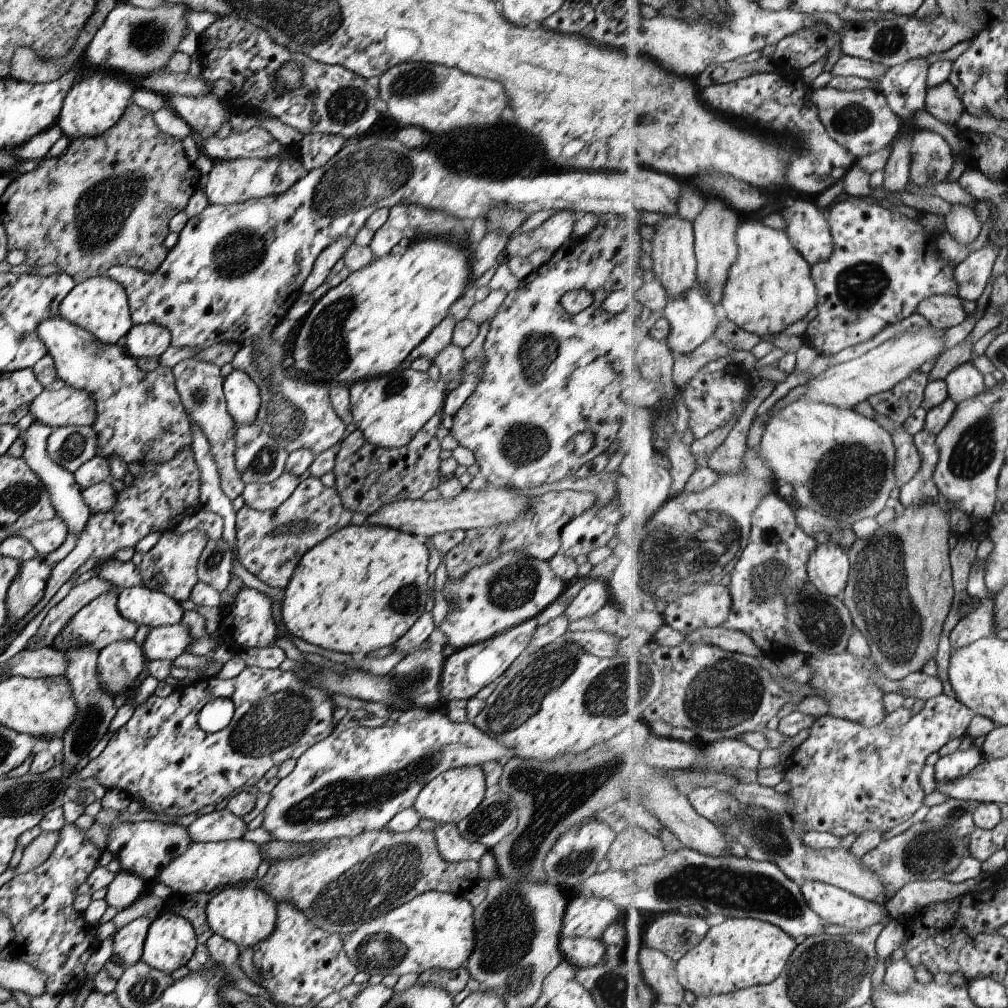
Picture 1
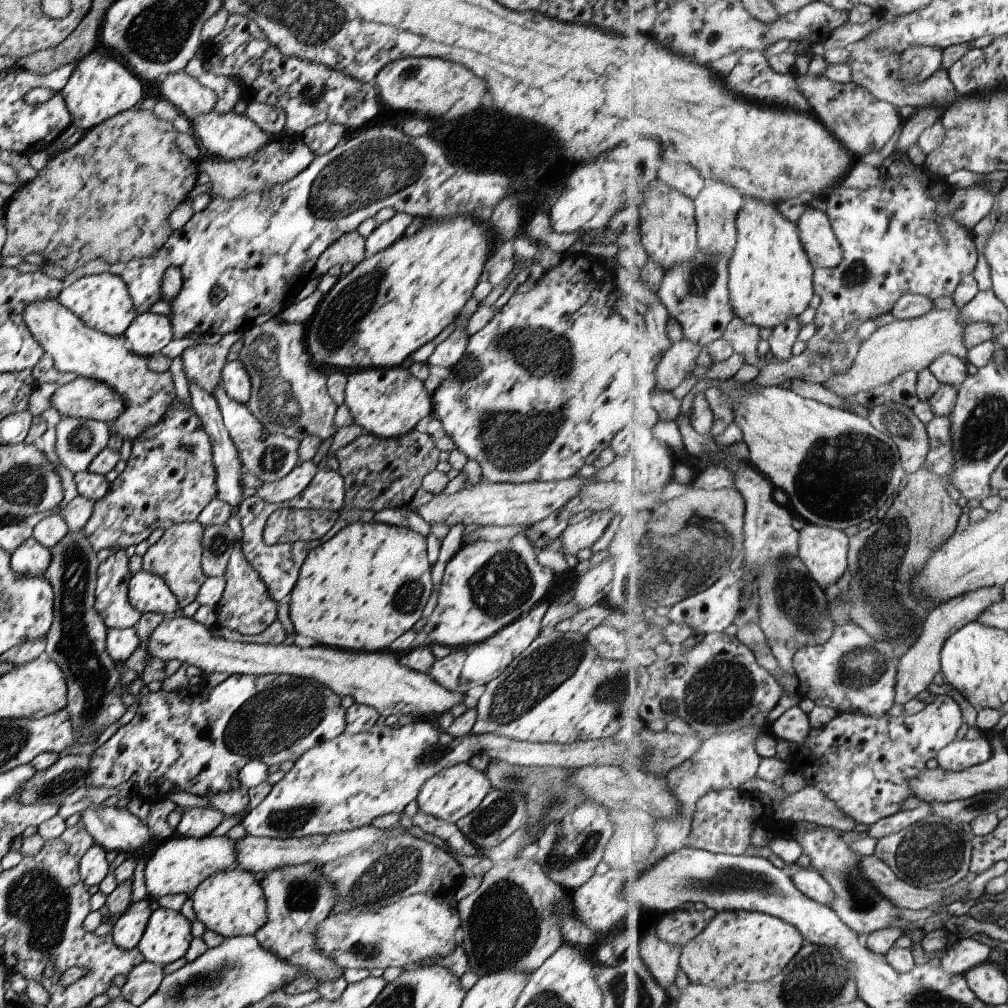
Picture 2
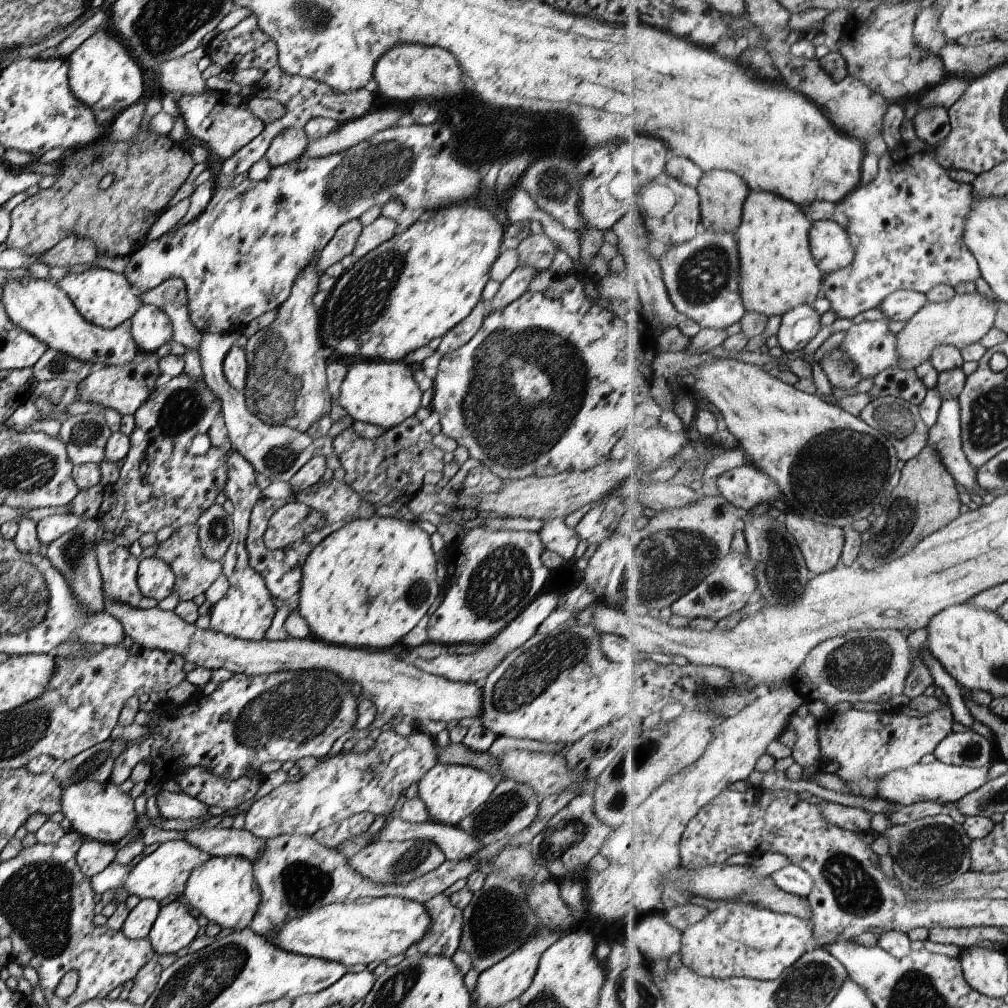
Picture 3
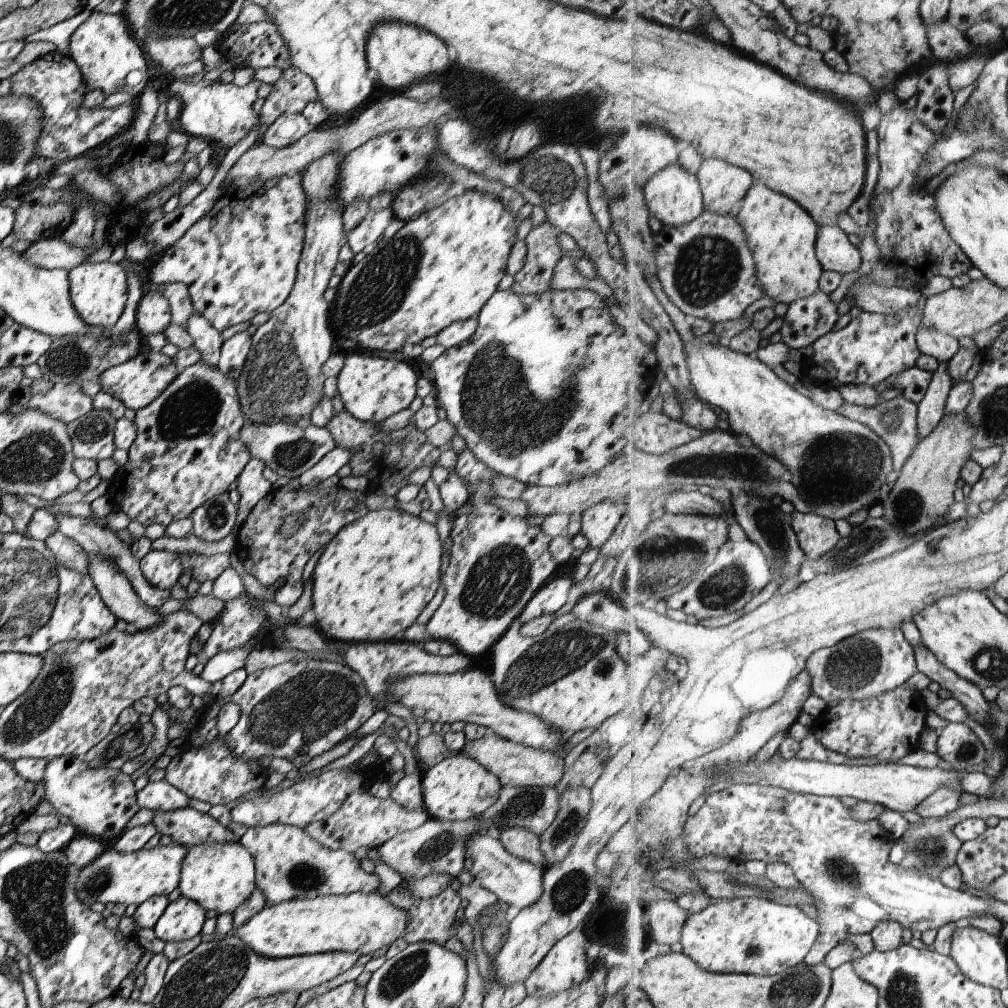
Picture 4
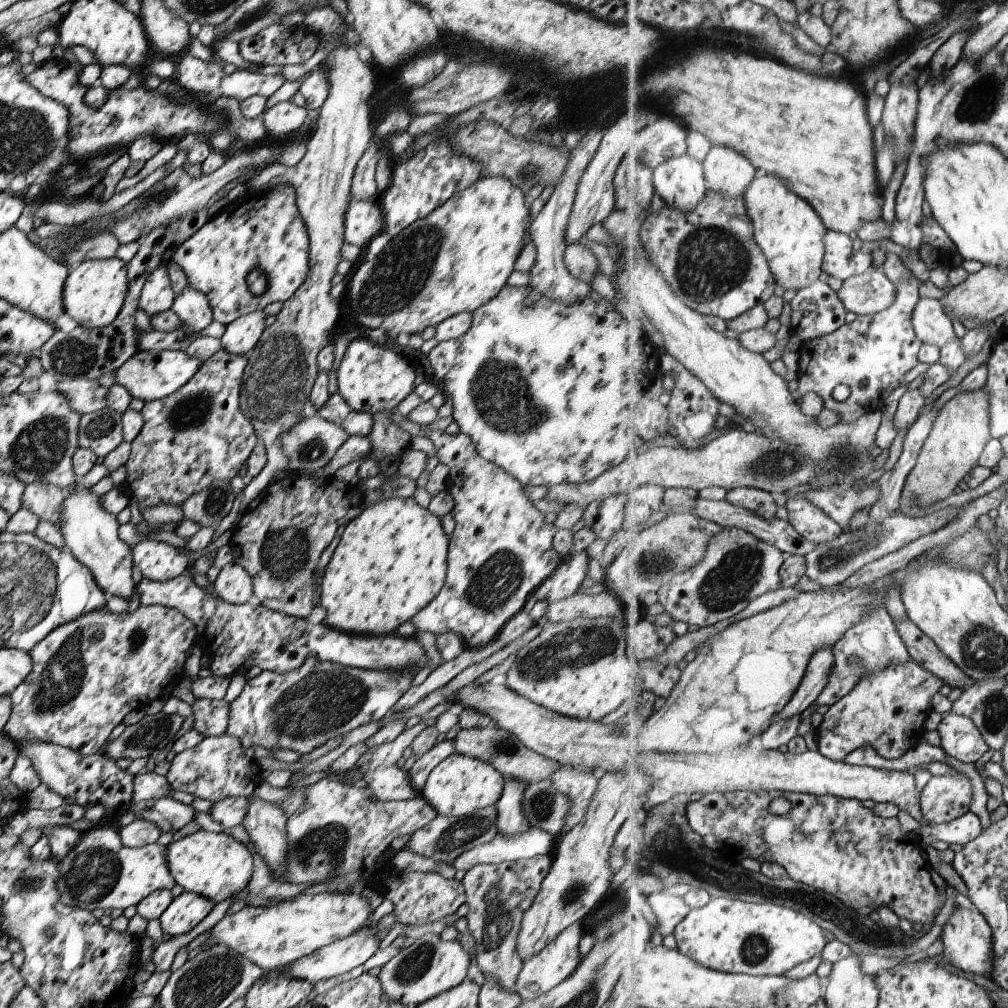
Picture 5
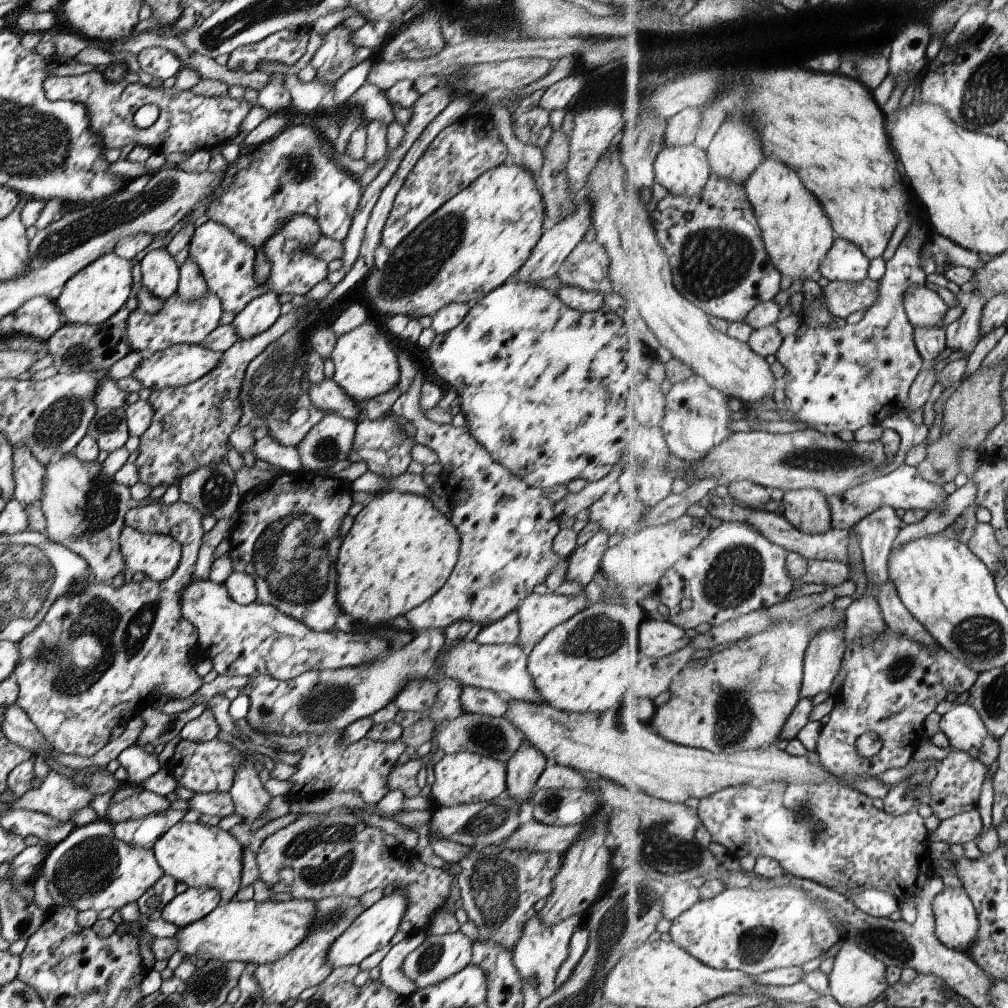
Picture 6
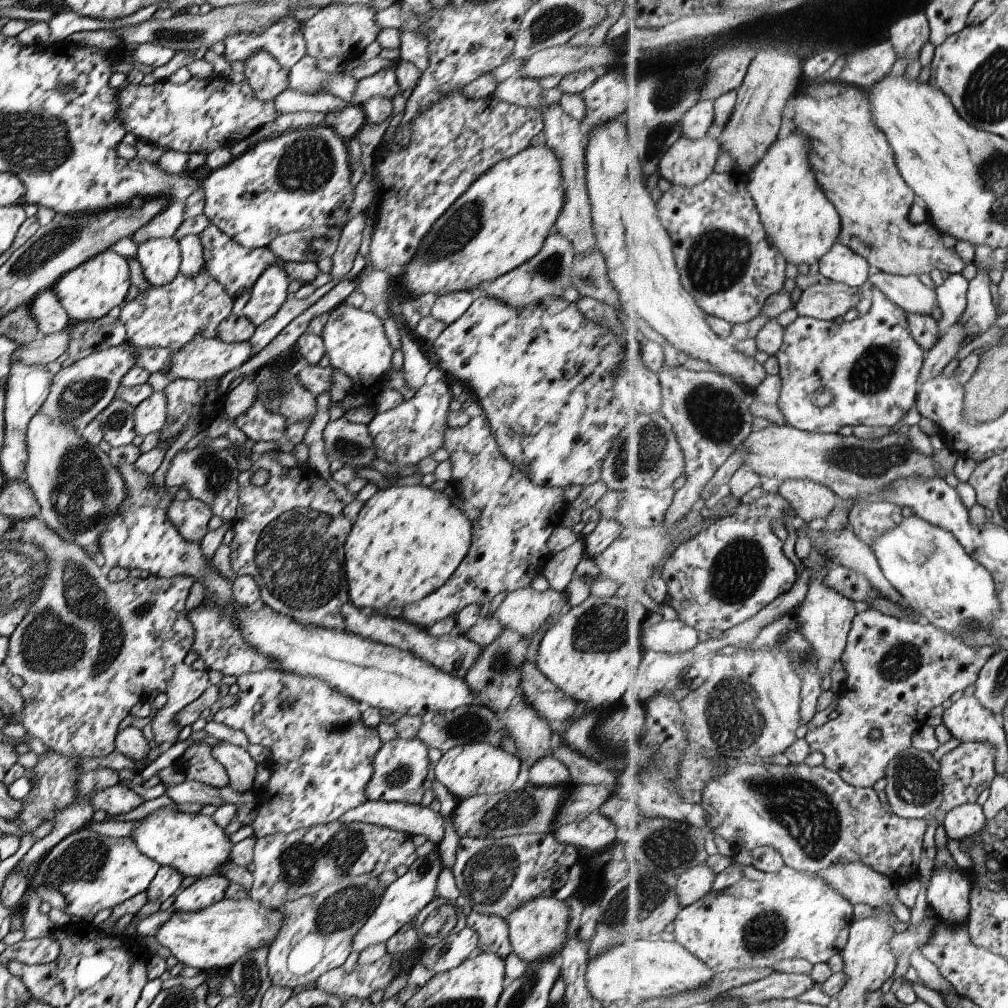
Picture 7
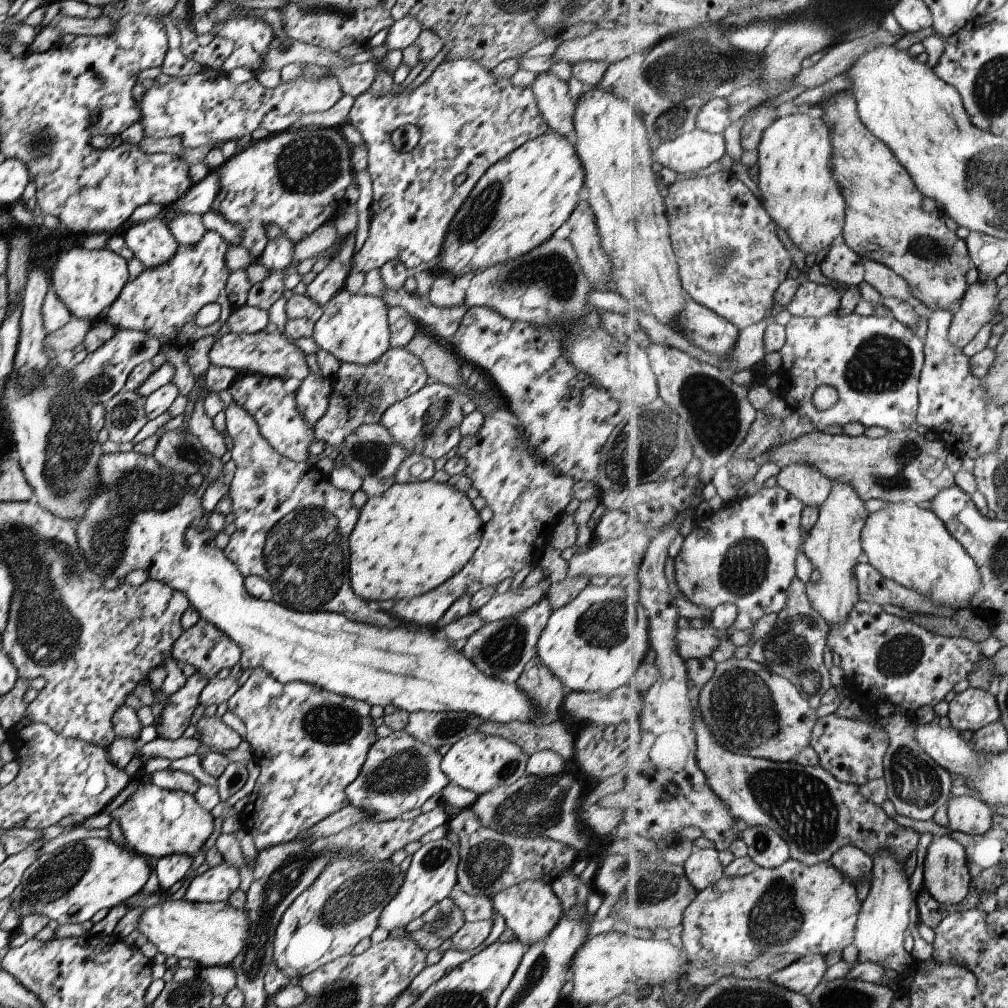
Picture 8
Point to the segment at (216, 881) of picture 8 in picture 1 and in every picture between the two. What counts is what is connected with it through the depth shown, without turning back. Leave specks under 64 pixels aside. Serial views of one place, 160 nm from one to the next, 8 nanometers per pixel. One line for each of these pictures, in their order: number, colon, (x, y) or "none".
1: (170, 939)
2: (167, 933)
3: (174, 927)
4: (182, 919)
5: (186, 910)
6: (194, 903)
7: (203, 892)

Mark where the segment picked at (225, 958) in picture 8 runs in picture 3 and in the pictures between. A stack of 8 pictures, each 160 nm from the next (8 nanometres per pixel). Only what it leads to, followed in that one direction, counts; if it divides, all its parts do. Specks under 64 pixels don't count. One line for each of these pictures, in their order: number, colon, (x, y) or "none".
3: (371, 929)
4: (361, 922)
5: (271, 936)
6: (260, 932)
7: (211, 939)

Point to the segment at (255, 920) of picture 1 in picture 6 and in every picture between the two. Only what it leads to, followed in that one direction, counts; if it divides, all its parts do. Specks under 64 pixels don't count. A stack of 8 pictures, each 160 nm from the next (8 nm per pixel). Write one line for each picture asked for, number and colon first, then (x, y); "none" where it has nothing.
2: (231, 903)
3: (223, 890)
4: (217, 876)
5: (213, 865)
6: (196, 854)

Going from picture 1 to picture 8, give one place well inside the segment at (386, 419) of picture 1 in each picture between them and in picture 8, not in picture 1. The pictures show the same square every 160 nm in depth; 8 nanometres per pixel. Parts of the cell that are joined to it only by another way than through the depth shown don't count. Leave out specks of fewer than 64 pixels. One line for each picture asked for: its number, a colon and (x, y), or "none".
2: (387, 403)
3: (382, 393)
4: (371, 389)
5: (370, 378)
6: (364, 366)
7: (354, 341)
8: (353, 328)

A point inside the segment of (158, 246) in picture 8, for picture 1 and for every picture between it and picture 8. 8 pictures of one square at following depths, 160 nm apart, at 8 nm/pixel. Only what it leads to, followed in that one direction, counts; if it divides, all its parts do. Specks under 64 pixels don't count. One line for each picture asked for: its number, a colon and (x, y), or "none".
1: (149, 340)
2: (148, 333)
3: (150, 327)
4: (152, 315)
5: (156, 296)
6: (159, 273)
7: (159, 259)

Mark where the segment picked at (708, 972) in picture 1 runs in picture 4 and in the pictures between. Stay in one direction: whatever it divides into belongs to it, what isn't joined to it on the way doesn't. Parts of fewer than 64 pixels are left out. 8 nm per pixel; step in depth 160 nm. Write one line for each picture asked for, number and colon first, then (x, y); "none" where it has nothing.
2: (736, 947)
3: (737, 939)
4: (748, 935)

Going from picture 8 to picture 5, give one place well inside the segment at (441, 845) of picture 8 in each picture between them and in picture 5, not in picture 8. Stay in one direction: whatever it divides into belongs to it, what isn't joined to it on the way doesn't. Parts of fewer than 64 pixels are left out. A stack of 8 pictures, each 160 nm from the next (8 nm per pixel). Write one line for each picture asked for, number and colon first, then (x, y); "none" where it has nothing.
5: (340, 956)
6: (373, 928)
7: (402, 899)

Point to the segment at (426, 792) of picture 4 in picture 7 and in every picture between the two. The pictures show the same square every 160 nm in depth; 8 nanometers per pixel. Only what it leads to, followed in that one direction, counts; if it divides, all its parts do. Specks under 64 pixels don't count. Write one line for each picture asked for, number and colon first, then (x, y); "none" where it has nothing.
5: (458, 785)
6: (461, 778)
7: (478, 768)

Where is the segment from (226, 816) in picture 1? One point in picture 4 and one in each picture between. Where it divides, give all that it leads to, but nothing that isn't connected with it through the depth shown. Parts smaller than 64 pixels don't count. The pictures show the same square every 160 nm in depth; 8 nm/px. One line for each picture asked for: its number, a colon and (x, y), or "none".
2: (195, 822)
3: (169, 805)
4: (158, 796)

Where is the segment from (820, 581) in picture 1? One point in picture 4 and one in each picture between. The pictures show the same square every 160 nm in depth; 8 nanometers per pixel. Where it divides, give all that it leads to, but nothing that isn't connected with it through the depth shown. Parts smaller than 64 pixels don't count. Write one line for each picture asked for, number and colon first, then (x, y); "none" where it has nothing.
2: (825, 551)
3: (822, 545)
4: (818, 536)

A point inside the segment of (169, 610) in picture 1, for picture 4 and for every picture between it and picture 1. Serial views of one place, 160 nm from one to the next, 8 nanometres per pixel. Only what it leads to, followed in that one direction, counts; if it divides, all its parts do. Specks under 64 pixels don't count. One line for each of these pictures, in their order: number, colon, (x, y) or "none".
2: (145, 592)
3: (155, 580)
4: (161, 569)

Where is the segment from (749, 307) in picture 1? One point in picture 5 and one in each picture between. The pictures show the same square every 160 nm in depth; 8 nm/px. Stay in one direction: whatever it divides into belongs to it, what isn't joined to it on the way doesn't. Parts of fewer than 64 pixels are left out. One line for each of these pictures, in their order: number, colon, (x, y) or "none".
2: (771, 276)
3: (778, 272)
4: (782, 235)
5: (788, 229)

